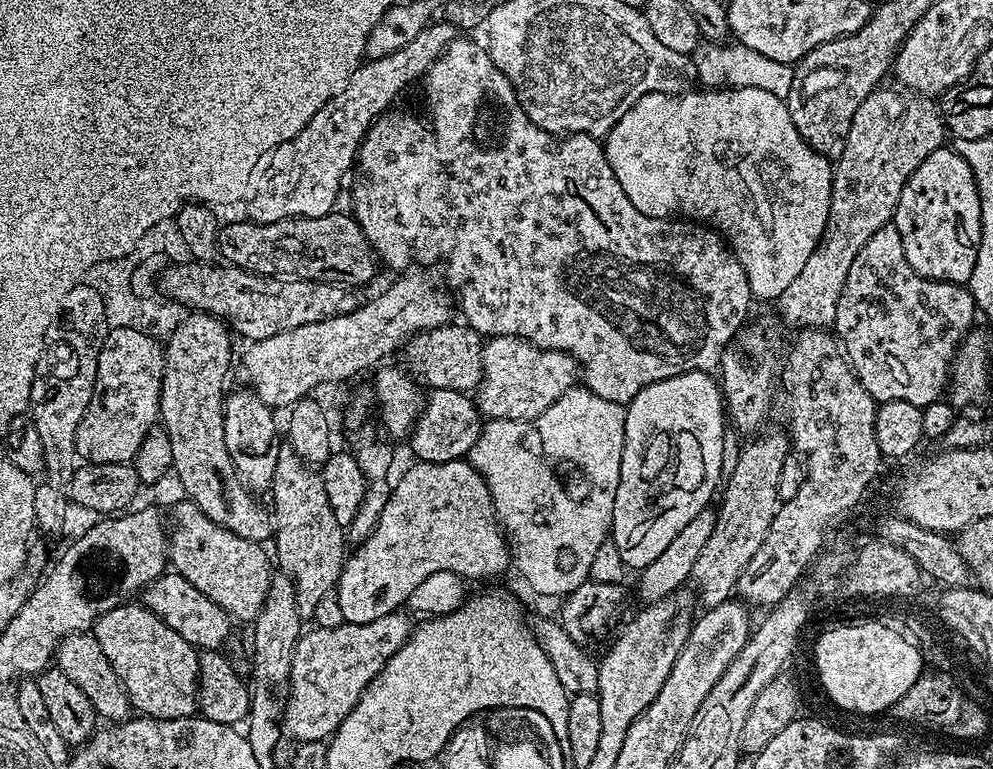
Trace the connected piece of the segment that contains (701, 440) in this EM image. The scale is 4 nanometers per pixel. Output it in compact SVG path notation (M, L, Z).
M683 372L674 378L666 378L662 382L656 382L642 389L640 393L626 405L624 414L624 445L622 446L622 466L620 467L620 477L618 478L618 494L614 494L614 514L612 515L612 526L610 529L610 539L614 546L618 546L618 554L622 554L622 562L629 569L641 570L648 564L654 562L674 538L678 537L679 531L699 511L709 507L713 503L712 488L719 489L722 484L722 472L724 466L724 454L720 450L720 423L726 420L726 401L722 395L722 388L719 383L709 373L706 372Z

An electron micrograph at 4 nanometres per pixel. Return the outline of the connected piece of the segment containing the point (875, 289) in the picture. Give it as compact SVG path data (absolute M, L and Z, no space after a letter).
M890 222L858 250L858 258L850 265L846 286L842 286L842 298L838 298L834 335L856 377L877 402L914 402L914 406L924 409L945 395L952 360L977 320L976 303L965 285L928 280L906 262L902 234L898 234L895 223Z

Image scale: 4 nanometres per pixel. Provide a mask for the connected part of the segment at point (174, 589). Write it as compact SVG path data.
M165 570L154 582L150 582L142 591L142 603L145 608L150 609L170 630L175 630L177 634L182 634L186 642L190 642L197 650L220 650L228 640L228 624L230 617L228 613L222 611L202 590L190 586L186 578L182 578L177 572Z

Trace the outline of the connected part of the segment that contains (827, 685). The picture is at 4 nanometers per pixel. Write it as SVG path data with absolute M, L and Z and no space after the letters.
M856 622L852 627L834 630L825 627L825 632L816 640L816 672L820 675L820 684L824 692L840 708L848 712L884 712L895 705L897 699L906 690L910 690L912 681L919 678L922 661L919 649L907 635L892 636L888 628L876 628L876 624Z

